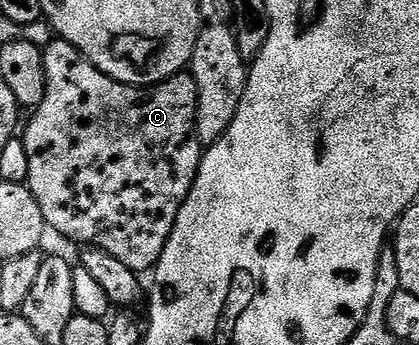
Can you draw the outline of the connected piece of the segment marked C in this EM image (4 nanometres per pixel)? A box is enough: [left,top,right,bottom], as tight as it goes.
[22,38,196,274]

